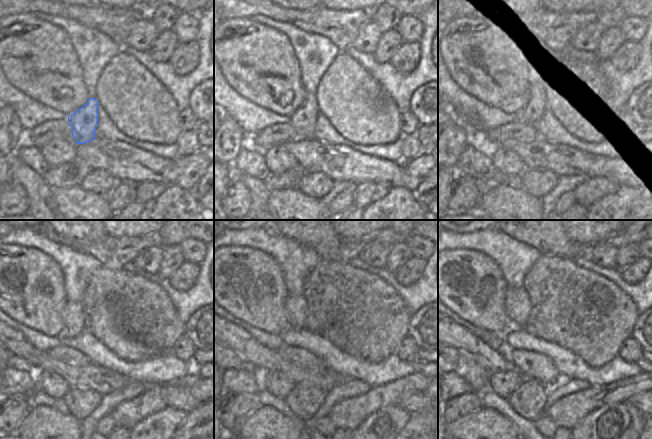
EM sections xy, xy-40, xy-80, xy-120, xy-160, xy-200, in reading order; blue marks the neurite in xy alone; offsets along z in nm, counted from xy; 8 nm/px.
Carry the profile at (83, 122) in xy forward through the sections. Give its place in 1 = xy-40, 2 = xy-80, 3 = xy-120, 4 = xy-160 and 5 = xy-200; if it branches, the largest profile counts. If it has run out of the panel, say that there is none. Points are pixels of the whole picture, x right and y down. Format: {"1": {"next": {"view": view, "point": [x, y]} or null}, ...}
{"1": {"next": {"view": "xy-40", "point": [303, 121]}}, "2": {"next": {"view": "xy-80", "point": [535, 107]}}, "3": {"next": {"view": "xy-120", "point": [73, 315]}}, "4": {"next": {"view": "xy-160", "point": [295, 306]}}, "5": {"next": {"view": "xy-200", "point": [517, 305]}}}

